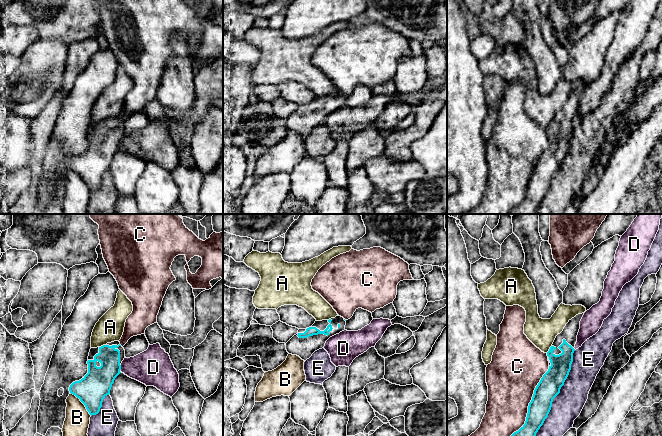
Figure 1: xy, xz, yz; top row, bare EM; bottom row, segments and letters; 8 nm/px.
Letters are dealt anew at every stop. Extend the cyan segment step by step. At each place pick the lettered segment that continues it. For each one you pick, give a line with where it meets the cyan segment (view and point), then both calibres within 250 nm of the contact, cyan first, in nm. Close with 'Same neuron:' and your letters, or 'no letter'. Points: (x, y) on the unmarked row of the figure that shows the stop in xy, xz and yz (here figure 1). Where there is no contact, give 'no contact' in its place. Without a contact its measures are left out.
Same neuron: no letter

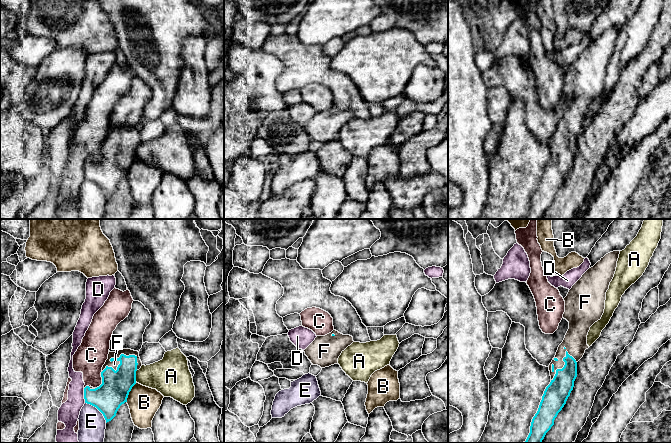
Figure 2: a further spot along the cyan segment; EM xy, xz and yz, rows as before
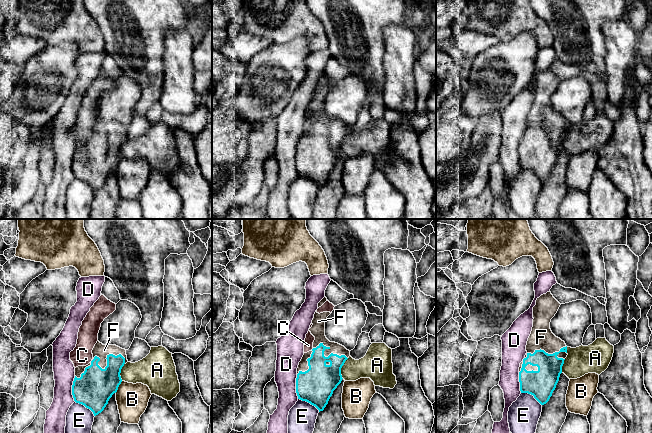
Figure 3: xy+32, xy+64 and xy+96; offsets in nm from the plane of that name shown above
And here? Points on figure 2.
F: contact xy (111, 137); calibres 240 and 60 nm
Same neuron: F

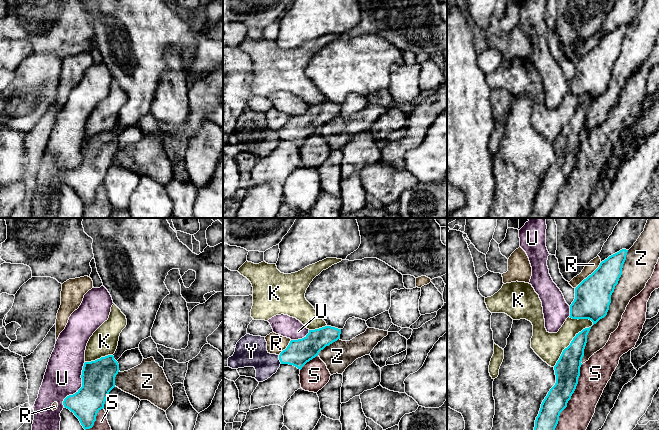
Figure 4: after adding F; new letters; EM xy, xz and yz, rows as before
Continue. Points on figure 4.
Same neuron: no letter

